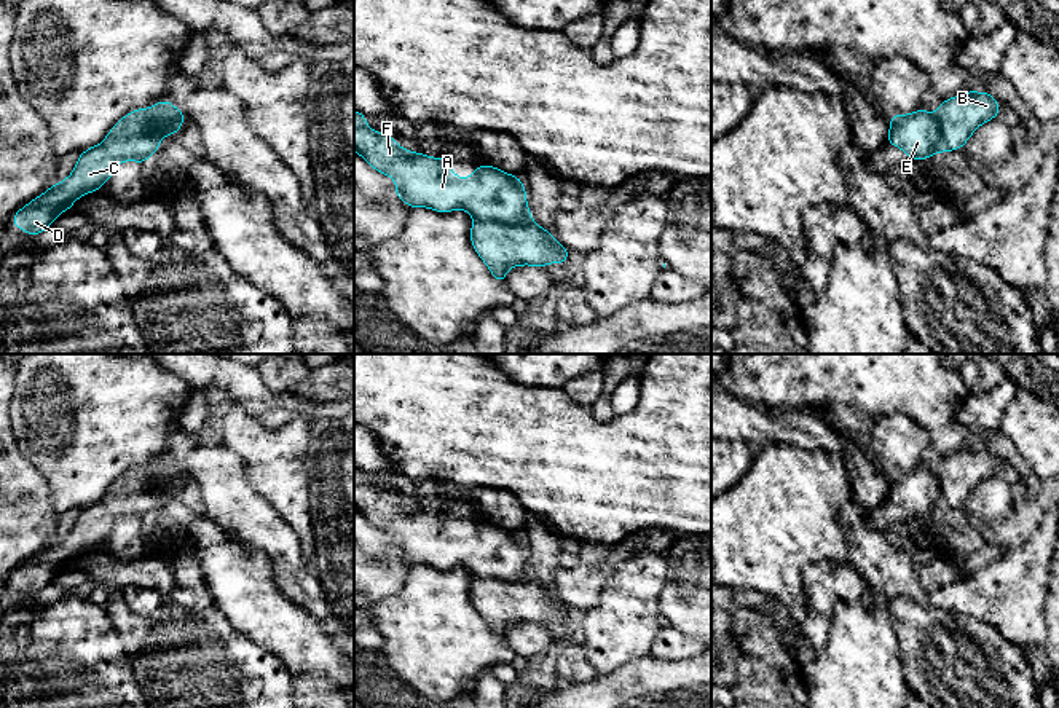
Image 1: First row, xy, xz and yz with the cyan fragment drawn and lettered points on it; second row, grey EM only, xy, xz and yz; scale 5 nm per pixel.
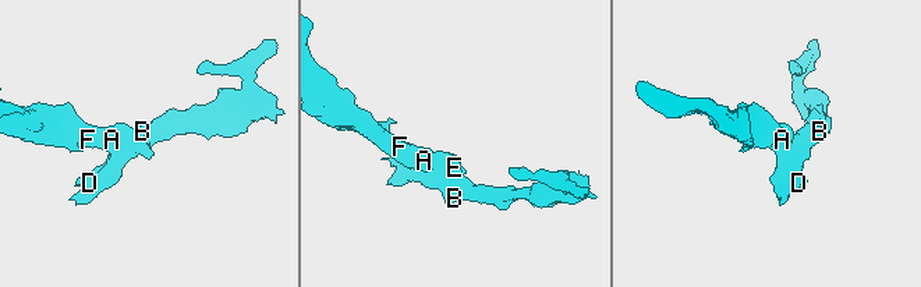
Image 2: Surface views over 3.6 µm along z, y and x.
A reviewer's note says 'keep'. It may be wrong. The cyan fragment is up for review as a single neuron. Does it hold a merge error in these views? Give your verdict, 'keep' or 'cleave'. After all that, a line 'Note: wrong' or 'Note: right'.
cleave
Note: wrong

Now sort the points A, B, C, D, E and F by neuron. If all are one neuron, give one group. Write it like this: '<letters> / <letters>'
A E F / B C D

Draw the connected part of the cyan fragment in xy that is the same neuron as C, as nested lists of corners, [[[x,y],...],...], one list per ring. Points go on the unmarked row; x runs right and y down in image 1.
[[[167,456],[153,464],[129,469],[113,482],[107,494],[96,504],[80,510],[72,531],[32,557],[13,572],[13,584],[26,592],[38,593],[51,584],[59,571],[70,568],[83,552],[102,547],[123,518],[145,521],[150,512],[159,507],[153,496],[156,490],[179,491],[188,477]]]

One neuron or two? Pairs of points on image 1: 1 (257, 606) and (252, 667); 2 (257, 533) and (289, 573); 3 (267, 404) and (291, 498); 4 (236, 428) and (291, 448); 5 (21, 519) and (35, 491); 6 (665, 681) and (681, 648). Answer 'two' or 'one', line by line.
1: two
2: one
3: two
4: one
5: one
6: two

